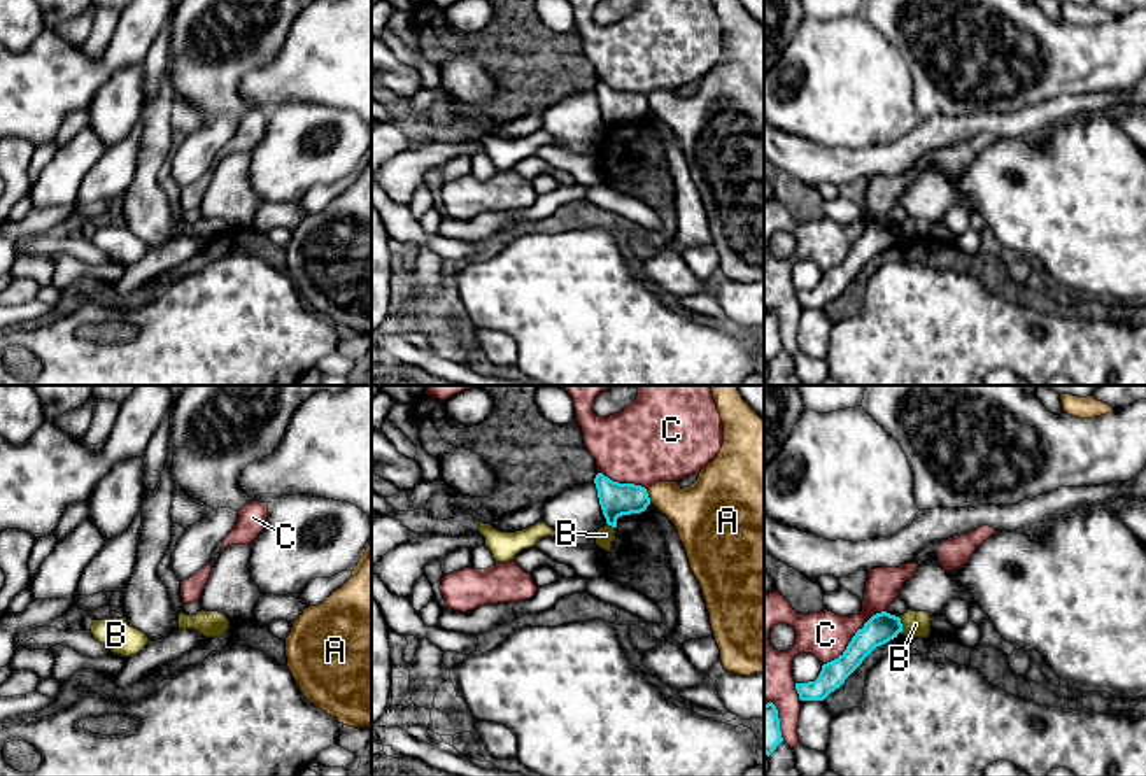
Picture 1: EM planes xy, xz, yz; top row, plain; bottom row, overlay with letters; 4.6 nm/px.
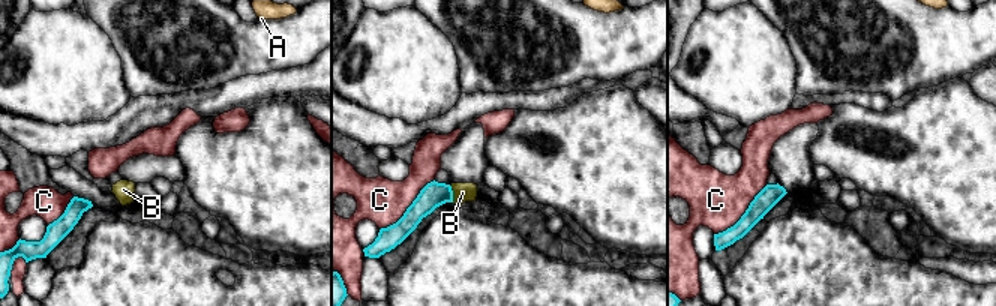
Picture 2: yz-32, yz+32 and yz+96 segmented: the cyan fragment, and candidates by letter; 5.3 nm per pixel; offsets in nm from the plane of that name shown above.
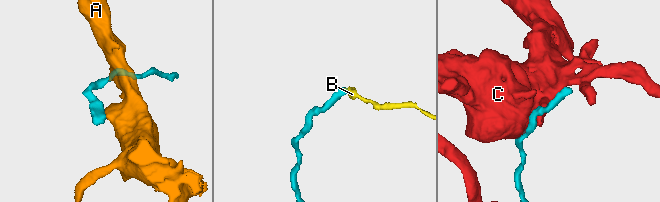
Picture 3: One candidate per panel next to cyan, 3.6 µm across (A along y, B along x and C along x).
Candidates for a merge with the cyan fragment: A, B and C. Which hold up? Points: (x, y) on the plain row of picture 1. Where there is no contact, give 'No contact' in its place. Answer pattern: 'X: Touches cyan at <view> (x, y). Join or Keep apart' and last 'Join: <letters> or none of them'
A: Touches cyan at xz (647, 104). Keep apart
B: Touches cyan at yz (901, 232). Keep apart
C: Touches cyan at yz (848, 253). Keep apart
Join: none of them

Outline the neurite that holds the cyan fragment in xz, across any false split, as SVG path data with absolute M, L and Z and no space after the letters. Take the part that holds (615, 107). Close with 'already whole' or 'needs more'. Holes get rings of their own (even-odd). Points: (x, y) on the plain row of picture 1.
M598 81L594 86L599 112L606 131L617 135L617 126L622 123L641 121L650 112L645 95L634 91L619 91Z | already whole

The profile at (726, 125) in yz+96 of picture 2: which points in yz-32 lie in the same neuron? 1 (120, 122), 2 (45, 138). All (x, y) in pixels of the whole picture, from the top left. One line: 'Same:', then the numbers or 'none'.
Same: 1, 2

